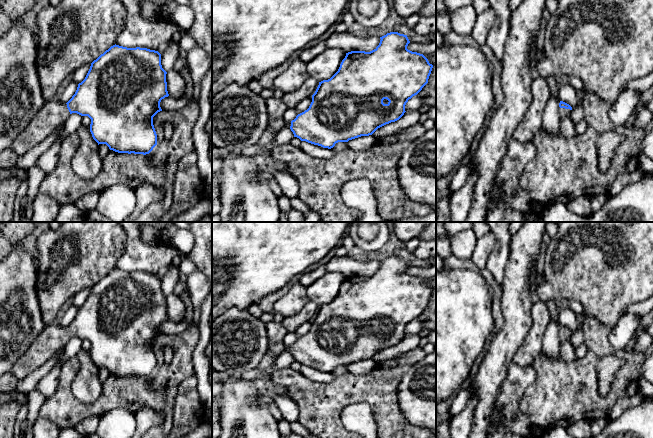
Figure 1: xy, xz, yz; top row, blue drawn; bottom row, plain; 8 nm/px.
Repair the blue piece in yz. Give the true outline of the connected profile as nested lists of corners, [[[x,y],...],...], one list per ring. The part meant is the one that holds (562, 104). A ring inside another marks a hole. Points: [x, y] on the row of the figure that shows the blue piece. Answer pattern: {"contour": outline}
{"contour": [[[560,101],[558,108],[558,114],[560,118],[565,118],[569,116],[571,111],[572,111],[572,107],[569,104]]]}

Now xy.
{"contour": [[[113,45],[91,63],[85,79],[78,84],[77,90],[66,104],[58,101],[47,101],[29,124],[20,132],[10,145],[18,157],[25,154],[44,141],[52,132],[61,126],[72,113],[88,116],[91,119],[90,132],[99,144],[106,144],[110,150],[118,153],[149,154],[157,145],[157,134],[153,125],[153,117],[160,111],[160,102],[168,97],[167,72],[161,65],[161,54],[147,48],[127,48]]]}

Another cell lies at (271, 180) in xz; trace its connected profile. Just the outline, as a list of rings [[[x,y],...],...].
[[[261,172],[260,174],[258,174],[257,178],[259,180],[267,180],[270,187],[276,192],[276,193],[281,193],[280,189],[279,189],[279,185],[276,181],[276,179],[270,174],[270,173],[264,173]]]

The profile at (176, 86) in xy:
[[[170,70],[166,74],[167,91],[170,97],[180,98],[186,90],[186,83],[179,72]]]

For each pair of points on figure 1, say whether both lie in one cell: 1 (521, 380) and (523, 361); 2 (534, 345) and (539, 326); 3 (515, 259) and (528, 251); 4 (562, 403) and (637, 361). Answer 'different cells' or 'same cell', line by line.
1: different cells
2: same cell
3: same cell
4: same cell

